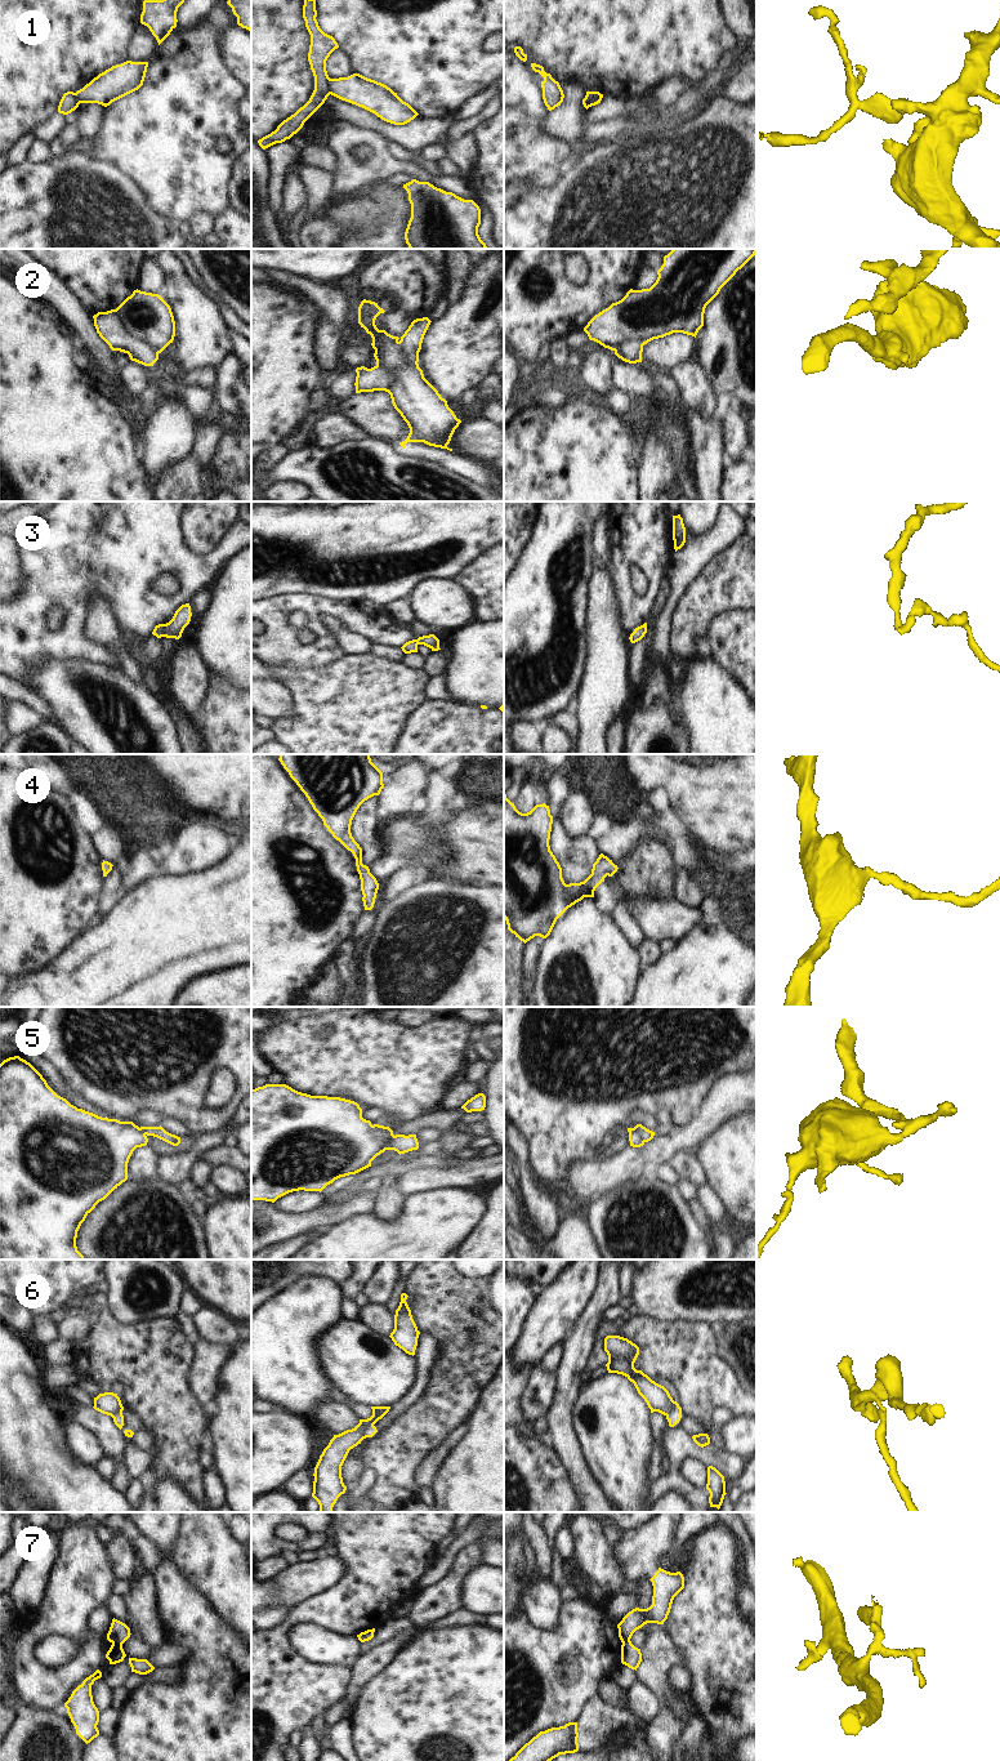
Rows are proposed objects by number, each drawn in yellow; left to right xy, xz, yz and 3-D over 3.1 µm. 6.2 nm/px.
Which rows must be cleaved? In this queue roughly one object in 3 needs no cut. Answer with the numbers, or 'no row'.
1, 2, 3, 5, 6, 7

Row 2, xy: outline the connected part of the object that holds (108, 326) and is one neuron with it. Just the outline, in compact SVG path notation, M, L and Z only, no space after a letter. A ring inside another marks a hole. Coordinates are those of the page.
M115 309L98 312L93 318L97 333L112 351L128 353L131 361L144 366L153 366L159 360L159 352L155 348L134 338L122 326Z

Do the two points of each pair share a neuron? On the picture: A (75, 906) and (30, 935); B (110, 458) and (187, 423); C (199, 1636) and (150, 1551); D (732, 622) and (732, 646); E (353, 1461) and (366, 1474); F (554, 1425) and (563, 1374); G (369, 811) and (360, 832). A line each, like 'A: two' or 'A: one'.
A: one
B: two
C: two
D: one
E: two
F: one
G: one

